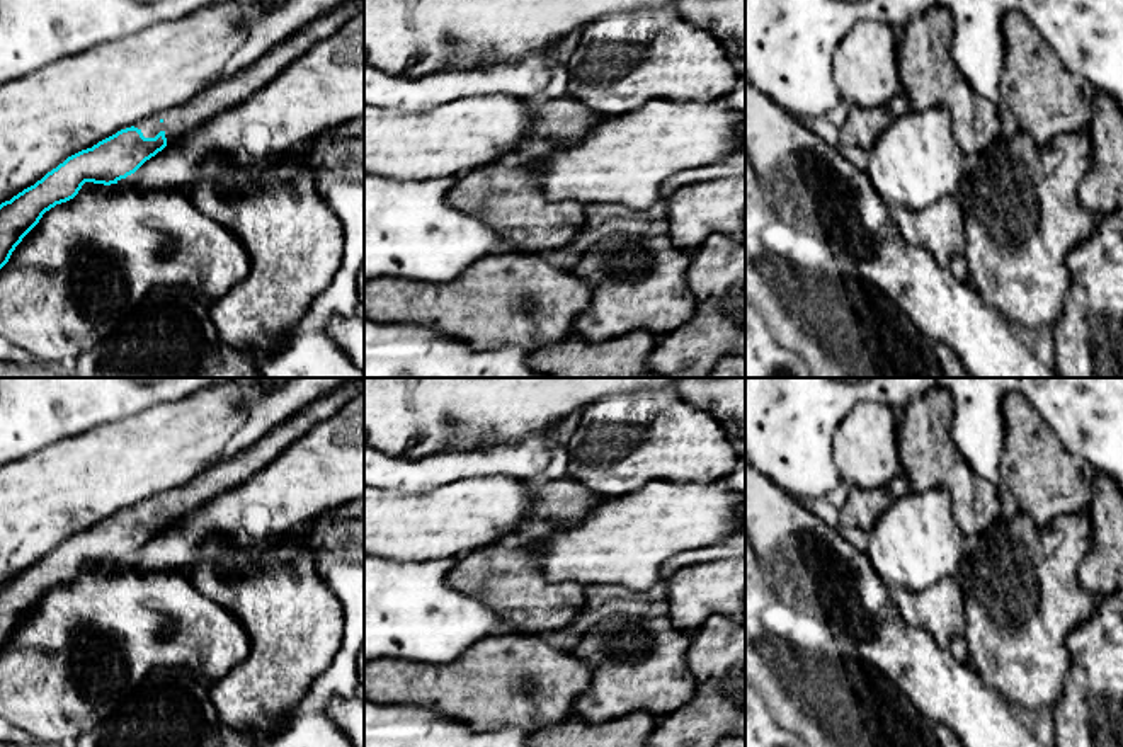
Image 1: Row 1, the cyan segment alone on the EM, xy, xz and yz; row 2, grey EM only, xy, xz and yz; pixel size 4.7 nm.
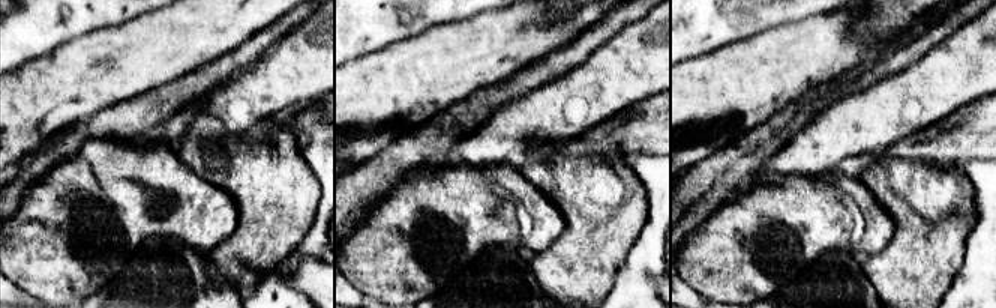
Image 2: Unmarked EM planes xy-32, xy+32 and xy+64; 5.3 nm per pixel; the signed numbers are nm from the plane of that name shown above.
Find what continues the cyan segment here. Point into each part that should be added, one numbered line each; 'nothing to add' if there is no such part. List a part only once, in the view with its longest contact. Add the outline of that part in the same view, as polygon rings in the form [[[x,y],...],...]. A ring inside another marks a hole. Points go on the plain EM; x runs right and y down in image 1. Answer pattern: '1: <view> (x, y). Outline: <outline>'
1: xy (232, 472). Outline: [[[364,379],[335,390],[272,429],[252,448],[213,465],[182,487],[140,502],[134,509],[138,509],[145,519],[155,519],[163,512],[168,526],[174,519],[201,507],[213,497],[247,482],[252,475],[264,470],[315,424],[332,417],[347,400],[362,390]]]

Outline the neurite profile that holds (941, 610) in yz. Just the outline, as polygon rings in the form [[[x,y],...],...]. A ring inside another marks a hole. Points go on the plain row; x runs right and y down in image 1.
[[[943,577],[915,594],[919,626],[958,662],[970,659],[966,643],[965,601],[956,577]]]

